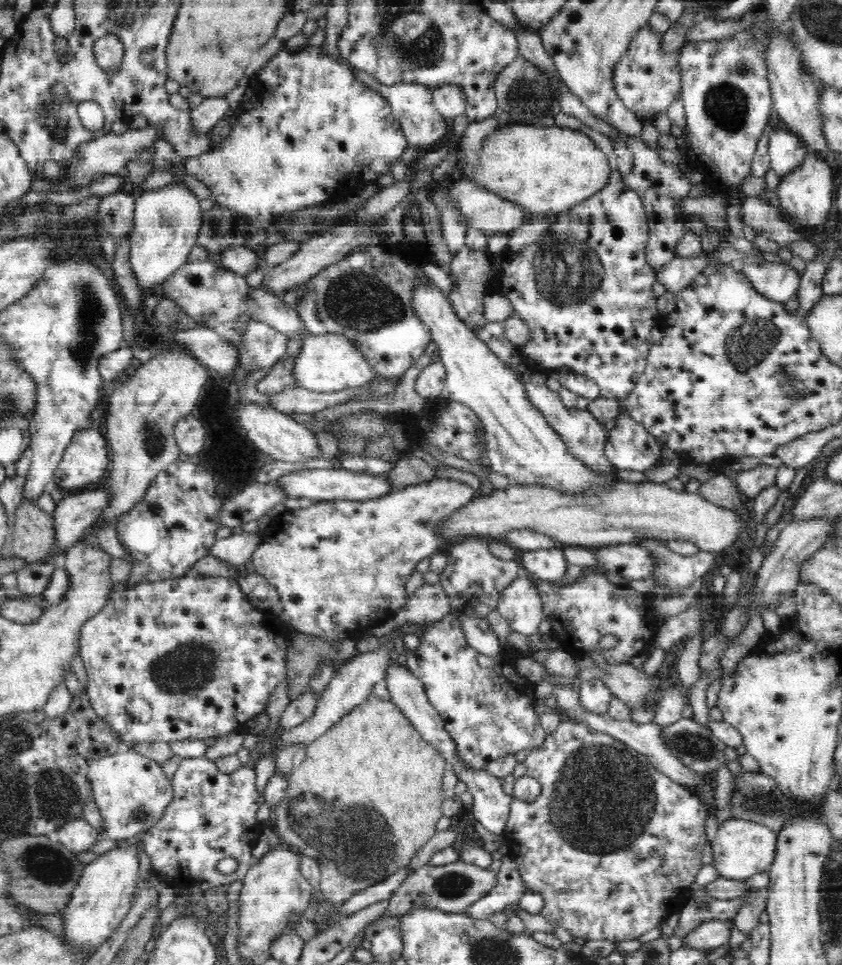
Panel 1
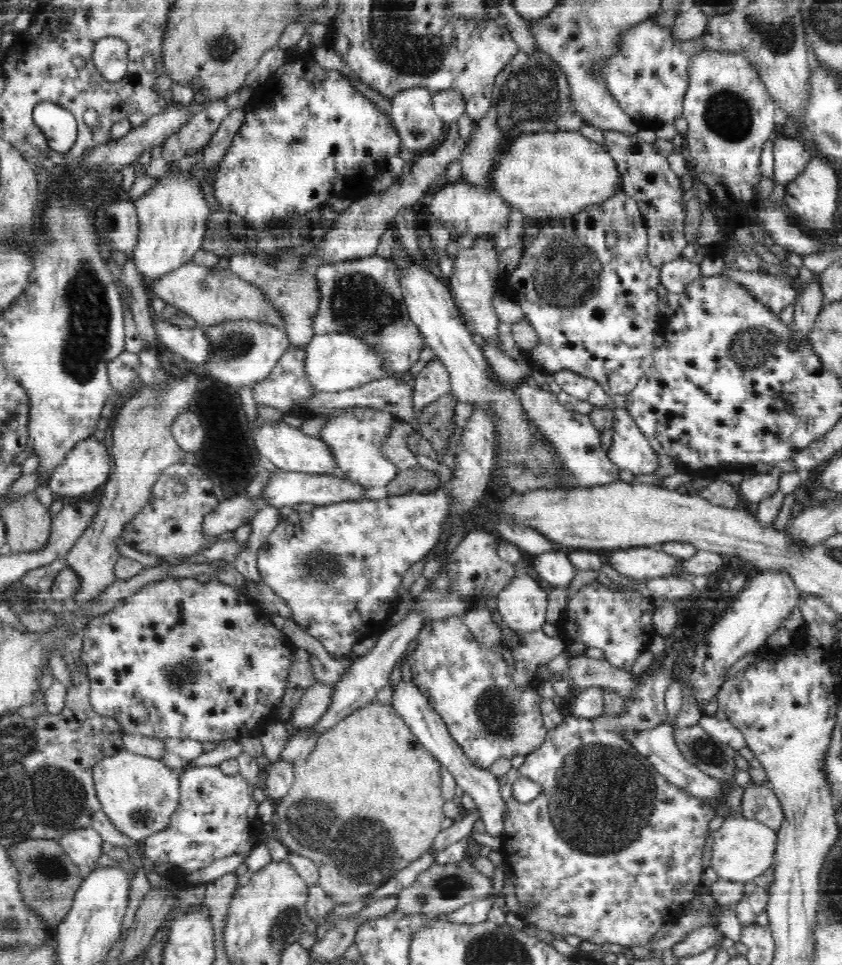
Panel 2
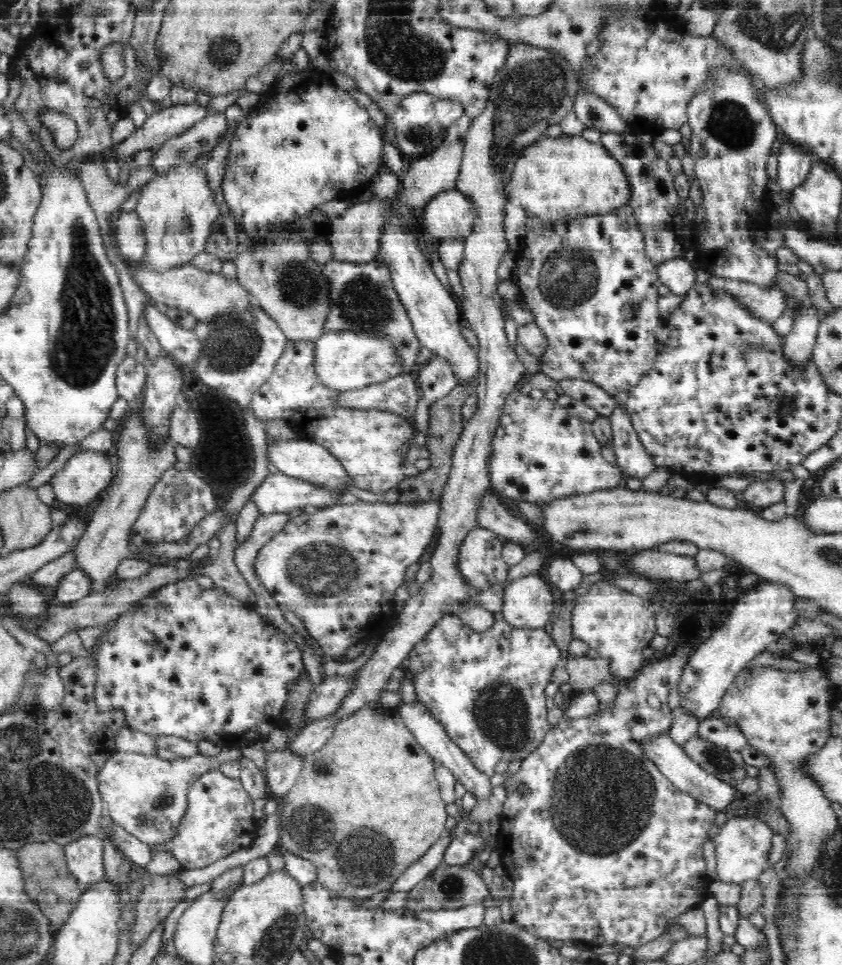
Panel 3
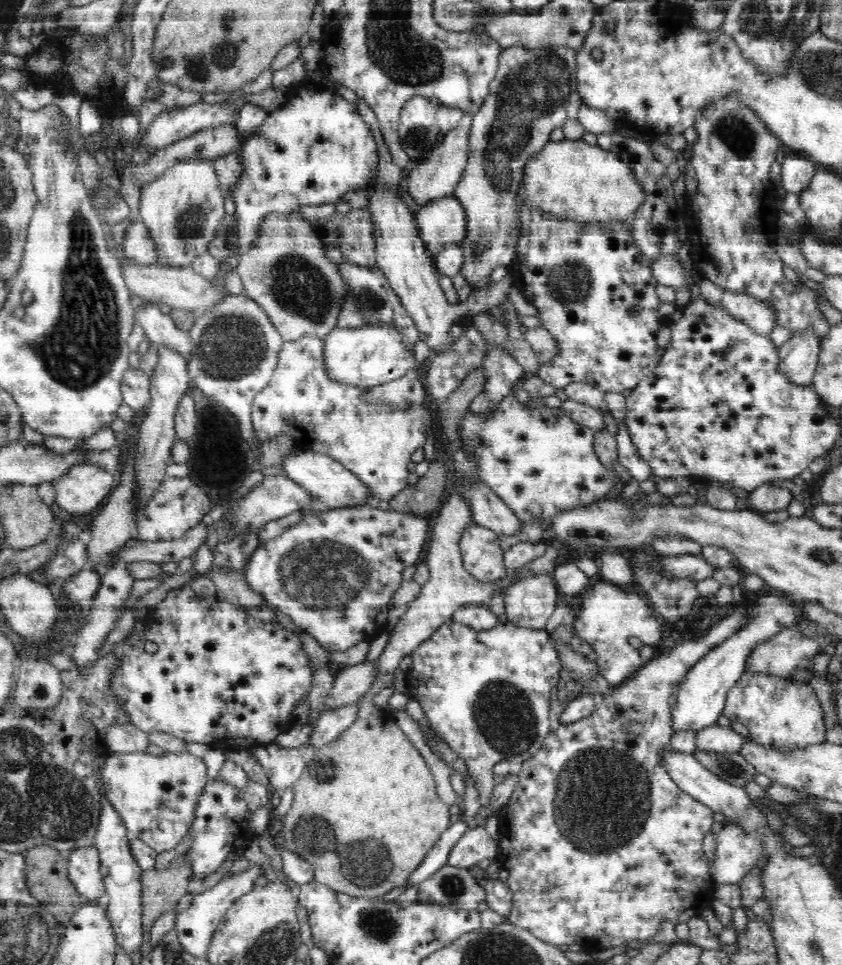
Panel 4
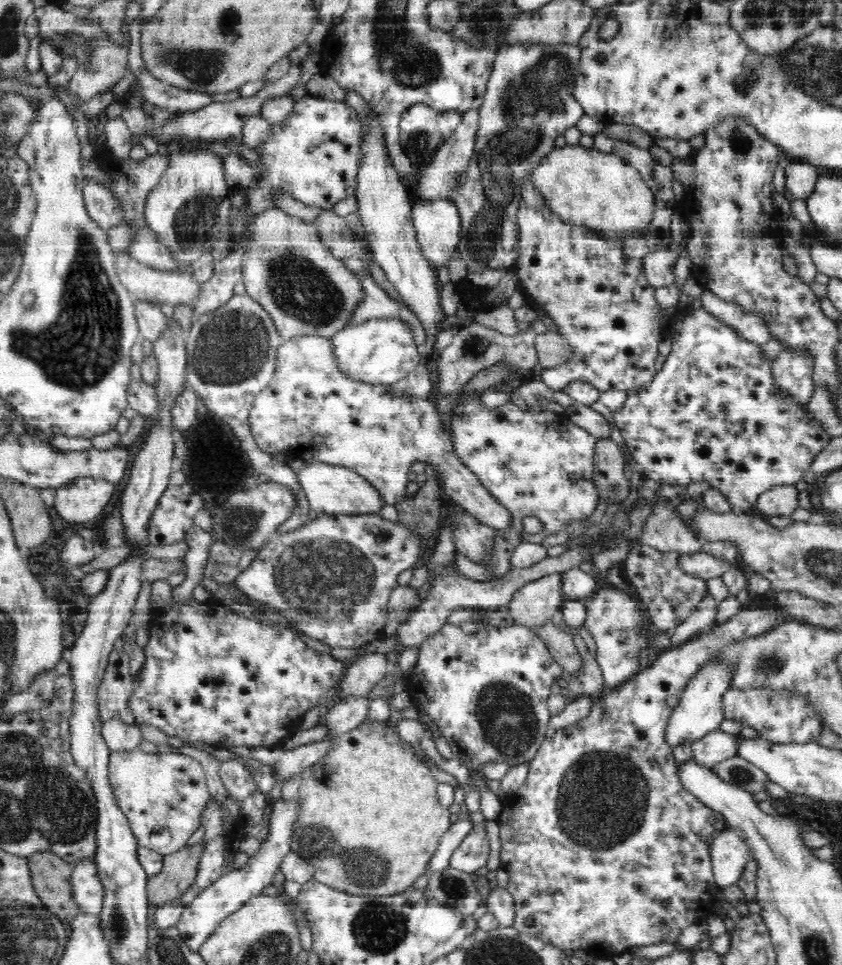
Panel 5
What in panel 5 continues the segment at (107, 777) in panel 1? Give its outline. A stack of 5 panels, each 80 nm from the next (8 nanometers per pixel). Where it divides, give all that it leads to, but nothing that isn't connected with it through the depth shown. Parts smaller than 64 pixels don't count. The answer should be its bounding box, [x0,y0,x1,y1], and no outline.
[109,749,210,855]

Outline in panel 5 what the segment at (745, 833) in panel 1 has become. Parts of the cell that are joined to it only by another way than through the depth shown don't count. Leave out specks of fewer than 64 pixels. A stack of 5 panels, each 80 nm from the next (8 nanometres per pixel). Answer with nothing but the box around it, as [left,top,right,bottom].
[710,827,753,888]

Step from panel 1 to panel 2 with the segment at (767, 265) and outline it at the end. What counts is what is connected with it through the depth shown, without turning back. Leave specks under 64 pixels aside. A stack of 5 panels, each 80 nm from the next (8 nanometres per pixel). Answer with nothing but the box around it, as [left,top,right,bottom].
[725,273,796,313]

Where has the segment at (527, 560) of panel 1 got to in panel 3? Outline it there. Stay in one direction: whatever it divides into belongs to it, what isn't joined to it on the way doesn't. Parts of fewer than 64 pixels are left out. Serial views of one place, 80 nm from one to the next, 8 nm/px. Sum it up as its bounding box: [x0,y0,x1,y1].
[541,557,584,594]

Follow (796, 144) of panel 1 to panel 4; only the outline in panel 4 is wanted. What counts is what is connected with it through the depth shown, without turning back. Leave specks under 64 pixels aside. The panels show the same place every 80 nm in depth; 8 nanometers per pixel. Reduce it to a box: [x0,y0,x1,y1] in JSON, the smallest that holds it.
[781,152,816,195]

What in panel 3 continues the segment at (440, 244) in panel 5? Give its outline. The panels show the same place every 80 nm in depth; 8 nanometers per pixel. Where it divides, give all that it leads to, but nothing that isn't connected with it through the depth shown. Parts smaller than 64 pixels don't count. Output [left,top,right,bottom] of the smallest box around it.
[422,190,478,243]

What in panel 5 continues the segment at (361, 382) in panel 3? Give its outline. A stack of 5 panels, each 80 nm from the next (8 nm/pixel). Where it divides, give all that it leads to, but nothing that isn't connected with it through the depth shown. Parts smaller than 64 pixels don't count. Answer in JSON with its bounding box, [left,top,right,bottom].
[331,318,424,385]

